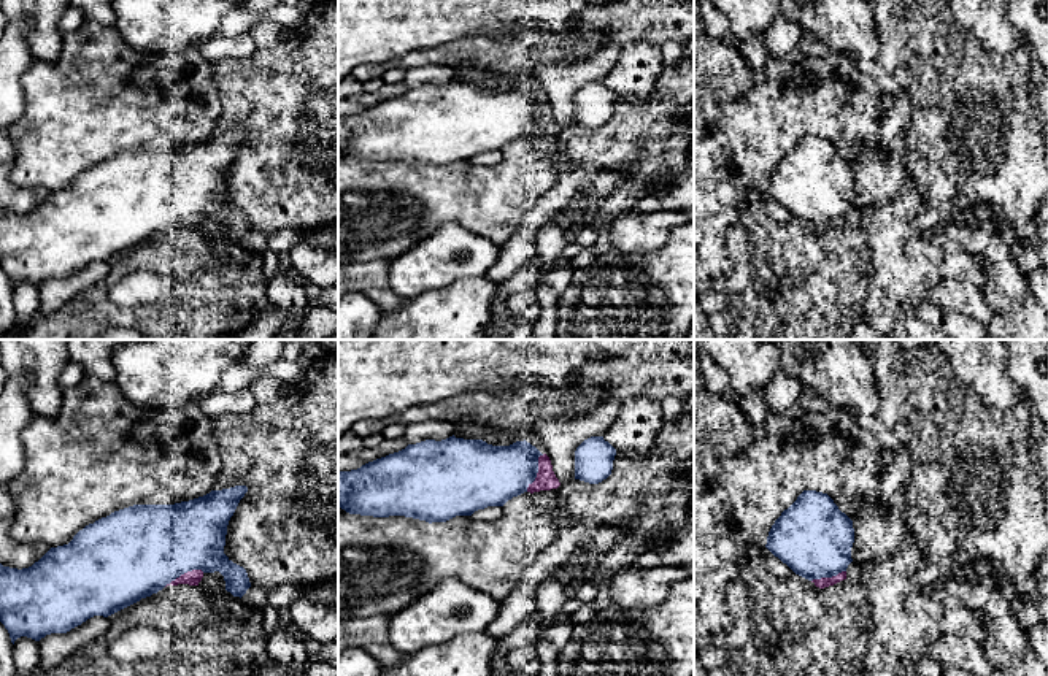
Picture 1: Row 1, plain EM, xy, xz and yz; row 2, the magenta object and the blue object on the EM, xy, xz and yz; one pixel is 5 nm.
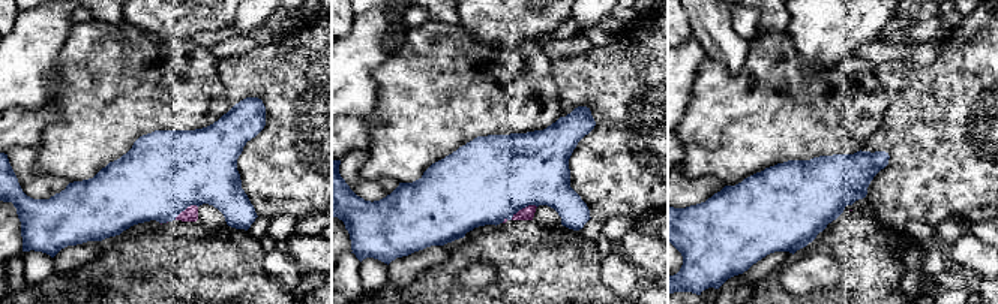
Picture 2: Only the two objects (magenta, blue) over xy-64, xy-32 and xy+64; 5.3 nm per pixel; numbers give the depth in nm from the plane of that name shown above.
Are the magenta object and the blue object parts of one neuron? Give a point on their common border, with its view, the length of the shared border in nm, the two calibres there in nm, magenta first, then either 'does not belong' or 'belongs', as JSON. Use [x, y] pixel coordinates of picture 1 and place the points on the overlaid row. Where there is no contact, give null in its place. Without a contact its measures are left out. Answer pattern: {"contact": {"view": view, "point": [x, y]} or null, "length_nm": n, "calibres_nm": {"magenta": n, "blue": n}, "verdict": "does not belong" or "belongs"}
{"contact": {"view": "xz", "point": [539, 472]}, "length_nm": 220, "calibres_nm": {"magenta": 100, "blue": 300}, "verdict": "belongs"}

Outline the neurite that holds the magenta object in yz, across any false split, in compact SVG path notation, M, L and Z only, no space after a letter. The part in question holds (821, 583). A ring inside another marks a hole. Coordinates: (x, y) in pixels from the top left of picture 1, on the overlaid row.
M803 490L772 525L765 547L796 574L824 589L846 579L853 520L823 492Z

